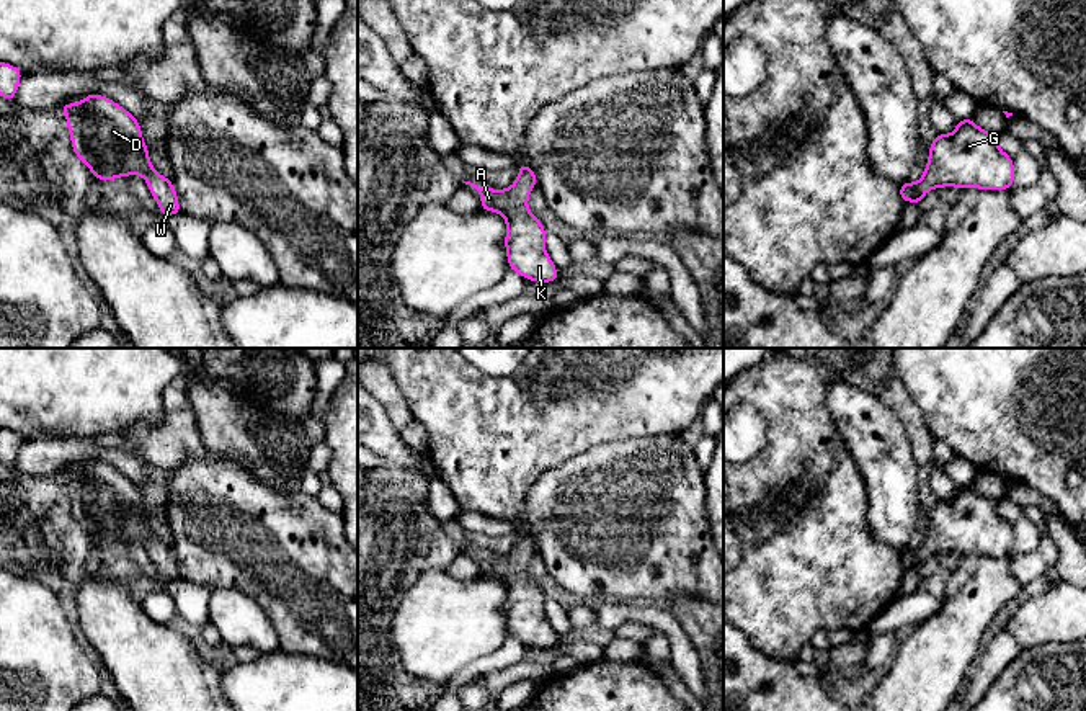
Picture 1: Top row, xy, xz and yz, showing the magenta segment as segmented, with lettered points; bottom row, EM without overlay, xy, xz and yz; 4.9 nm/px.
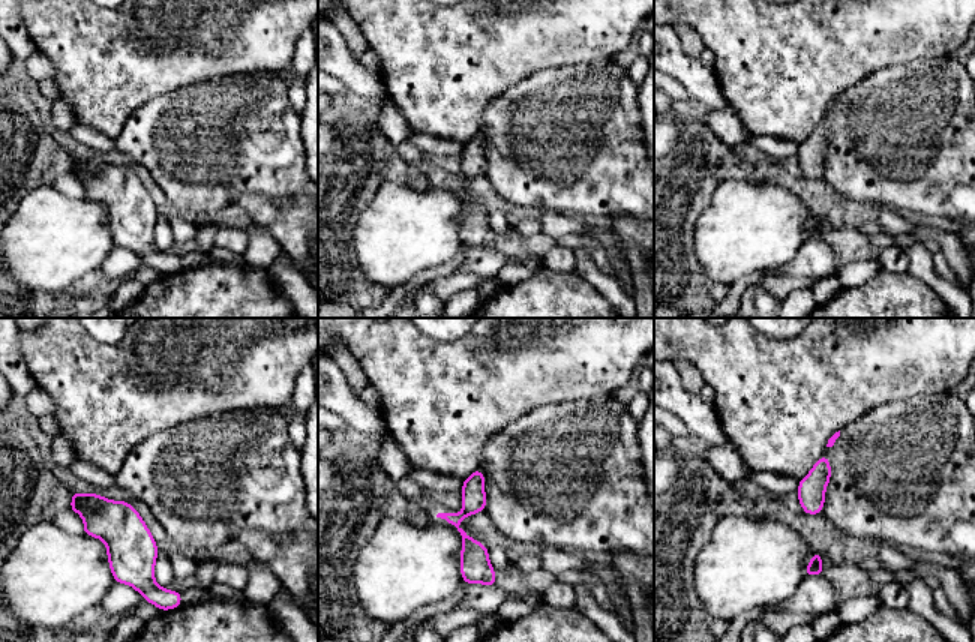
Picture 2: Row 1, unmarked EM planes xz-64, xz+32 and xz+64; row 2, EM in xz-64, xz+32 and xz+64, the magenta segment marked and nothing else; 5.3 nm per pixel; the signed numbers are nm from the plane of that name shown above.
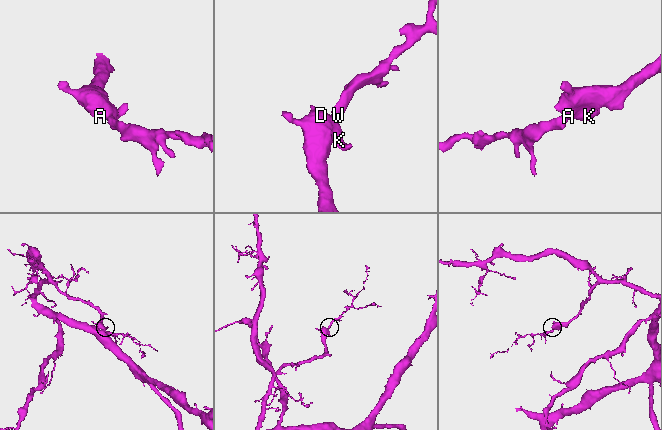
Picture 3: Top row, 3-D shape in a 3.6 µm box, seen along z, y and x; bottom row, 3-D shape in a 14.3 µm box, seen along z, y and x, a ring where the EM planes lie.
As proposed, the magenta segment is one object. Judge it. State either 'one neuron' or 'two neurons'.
one neuron

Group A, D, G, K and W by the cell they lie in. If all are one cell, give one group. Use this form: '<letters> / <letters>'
A D G K W

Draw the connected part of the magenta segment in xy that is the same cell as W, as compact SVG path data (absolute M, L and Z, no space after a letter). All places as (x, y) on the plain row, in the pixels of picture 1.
M90 459L73 471L60 471L75 521L95 544L111 548L142 541L163 582L180 580L173 549L150 531L137 484L113 466Z

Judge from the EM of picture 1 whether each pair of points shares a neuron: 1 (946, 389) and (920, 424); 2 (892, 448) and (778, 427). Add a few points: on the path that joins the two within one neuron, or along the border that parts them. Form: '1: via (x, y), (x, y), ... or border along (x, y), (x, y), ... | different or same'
1: border along (905, 386), (934, 438) | different
2: border along (825, 404), (835, 429), (861, 473) | different

